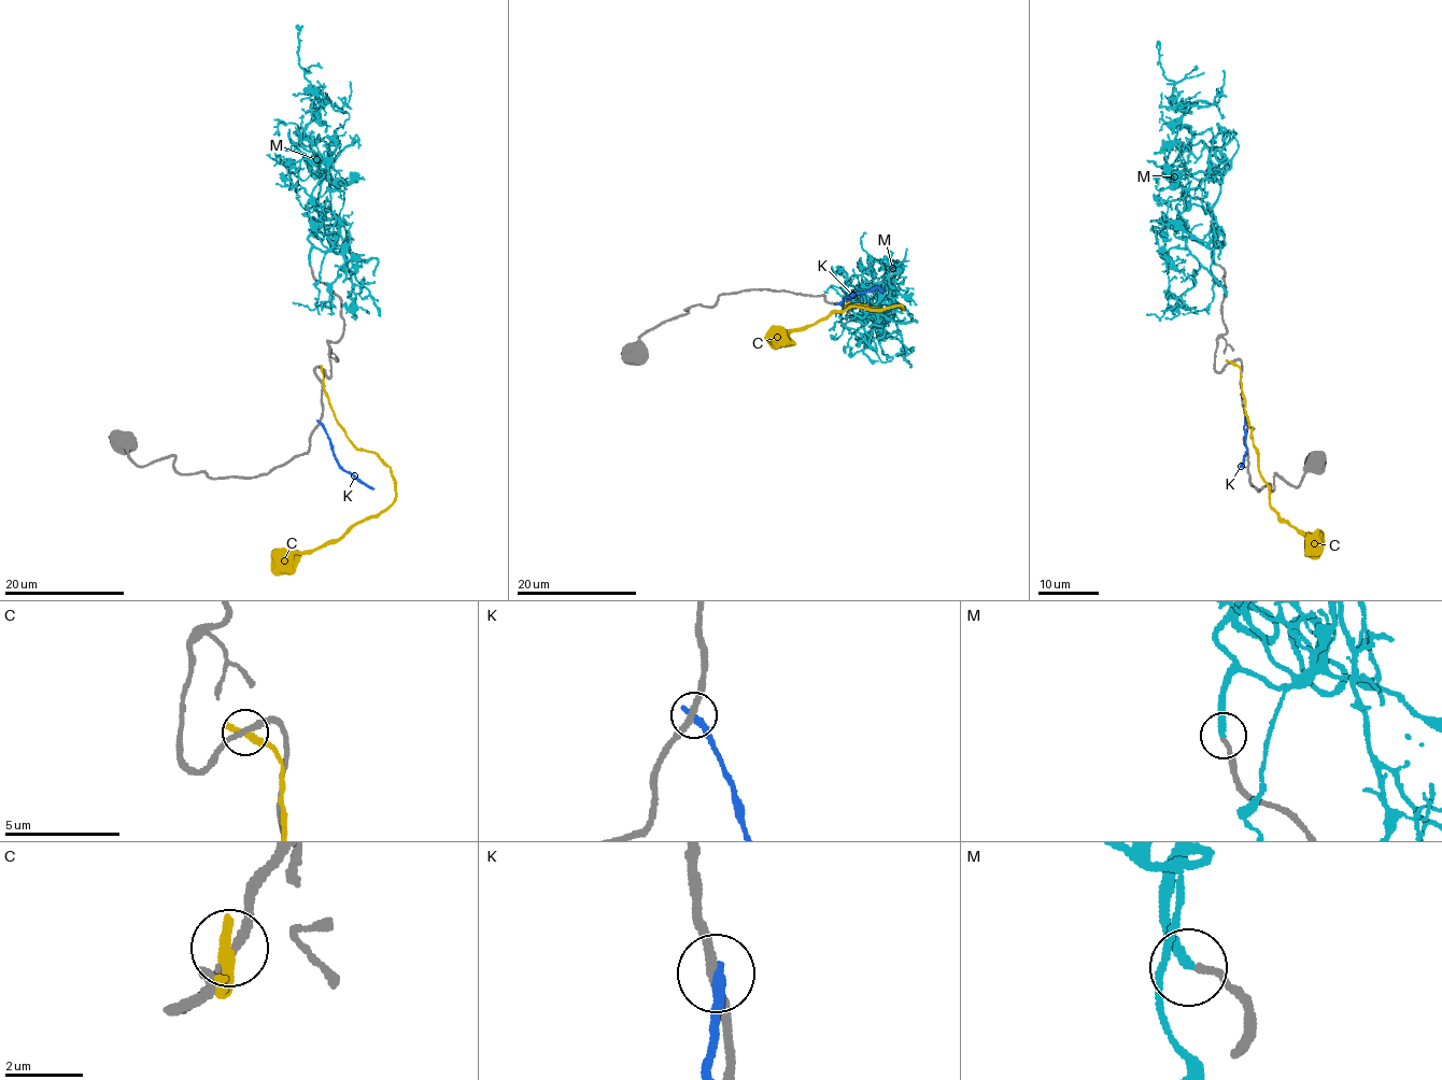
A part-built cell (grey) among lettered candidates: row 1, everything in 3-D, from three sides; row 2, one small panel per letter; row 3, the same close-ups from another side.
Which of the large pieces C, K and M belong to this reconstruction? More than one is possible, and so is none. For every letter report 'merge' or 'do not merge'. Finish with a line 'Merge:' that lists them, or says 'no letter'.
C: do not merge
K: do not merge
M: merge
Merge: M

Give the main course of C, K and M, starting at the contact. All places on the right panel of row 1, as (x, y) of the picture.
C: (1231, 363), (1241, 371), (1244, 407), (1253, 427), (1250, 438), (1258, 470), (1268, 485), (1270, 505), (1317, 555)
K: (1245, 413), (1245, 449), (1241, 465), (1244, 466)
M: (1215, 265), (1212, 210), (1221, 155), (1201, 141), (1192, 144), (1158, 41)

